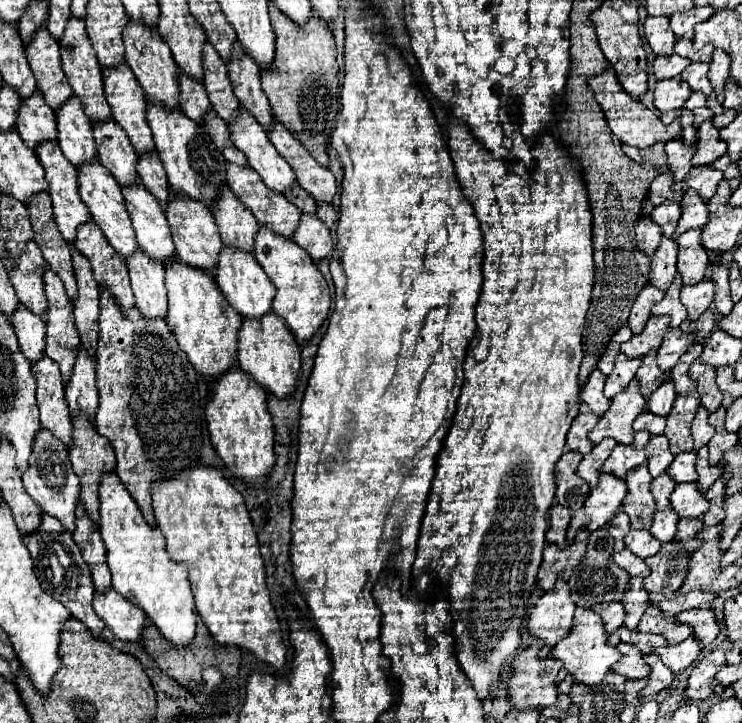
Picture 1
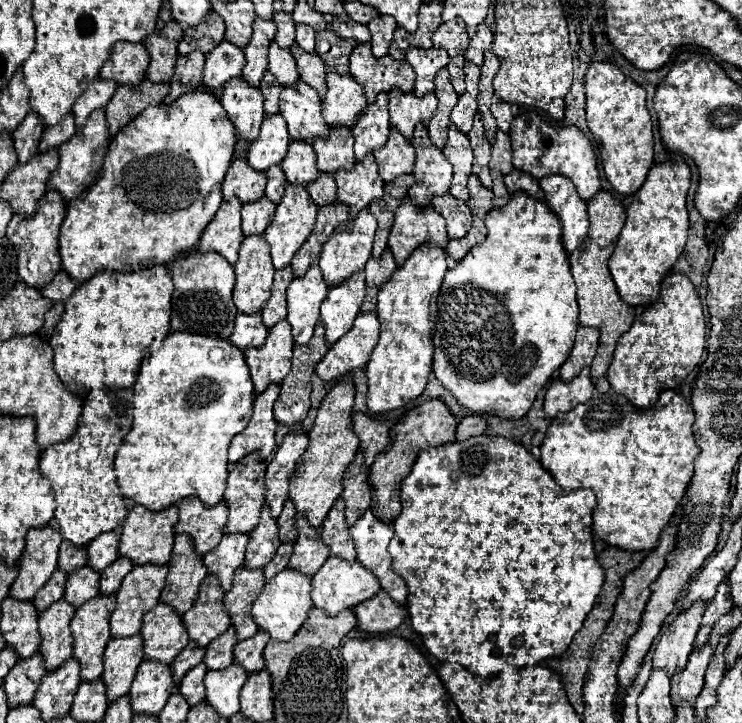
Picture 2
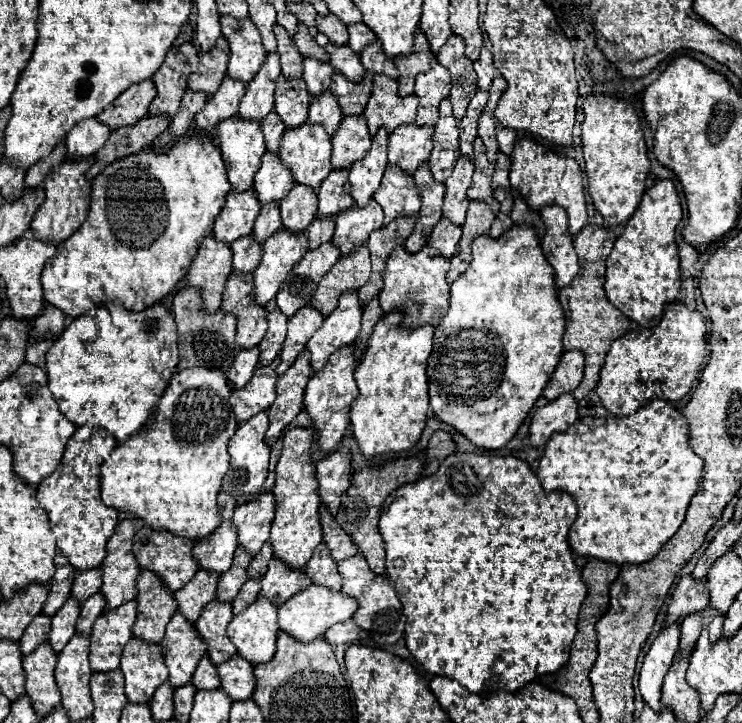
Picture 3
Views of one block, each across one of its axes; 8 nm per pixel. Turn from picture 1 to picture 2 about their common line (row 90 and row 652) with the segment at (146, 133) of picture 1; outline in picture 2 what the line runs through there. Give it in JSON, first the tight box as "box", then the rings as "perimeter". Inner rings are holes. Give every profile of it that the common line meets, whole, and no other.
{"box":[102,634,144,702],"perimeter":[[[140,634],[112,638],[108,642],[104,652],[102,680],[106,684],[106,694],[110,702],[128,694],[142,660],[144,660],[144,642]]]}

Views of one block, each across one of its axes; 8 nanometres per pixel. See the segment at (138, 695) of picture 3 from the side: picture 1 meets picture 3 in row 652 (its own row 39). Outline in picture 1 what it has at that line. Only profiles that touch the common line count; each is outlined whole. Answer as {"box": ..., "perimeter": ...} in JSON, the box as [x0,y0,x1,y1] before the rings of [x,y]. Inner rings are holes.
{"box":[122,20,178,108],"perimeter":[[[130,20],[122,32],[122,40],[126,46],[124,58],[126,58],[128,66],[132,68],[136,80],[144,88],[146,98],[154,100],[154,102],[162,102],[168,108],[178,108],[178,66],[170,54],[168,44],[160,38],[158,30],[146,26],[142,22]]]}

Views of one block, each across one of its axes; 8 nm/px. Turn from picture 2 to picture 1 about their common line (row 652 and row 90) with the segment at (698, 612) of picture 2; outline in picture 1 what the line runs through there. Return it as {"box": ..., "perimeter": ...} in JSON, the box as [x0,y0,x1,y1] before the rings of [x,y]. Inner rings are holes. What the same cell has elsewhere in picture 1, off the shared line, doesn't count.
{"box":[654,78,692,112],"perimeter":[[[680,78],[662,80],[654,88],[654,106],[660,112],[676,110],[682,108],[682,104],[690,98],[690,94],[692,94],[690,88]]]}

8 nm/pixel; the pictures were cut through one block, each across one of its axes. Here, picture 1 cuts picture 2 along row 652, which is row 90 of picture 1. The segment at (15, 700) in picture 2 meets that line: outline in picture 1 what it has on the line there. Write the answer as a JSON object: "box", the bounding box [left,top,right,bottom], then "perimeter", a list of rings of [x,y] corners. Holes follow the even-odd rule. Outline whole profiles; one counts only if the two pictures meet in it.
{"box":[16,90,56,148],"perimeter":[[[36,90],[30,98],[22,100],[18,108],[16,130],[28,148],[36,148],[40,142],[52,140],[56,142],[56,114],[44,102],[42,92]]]}

